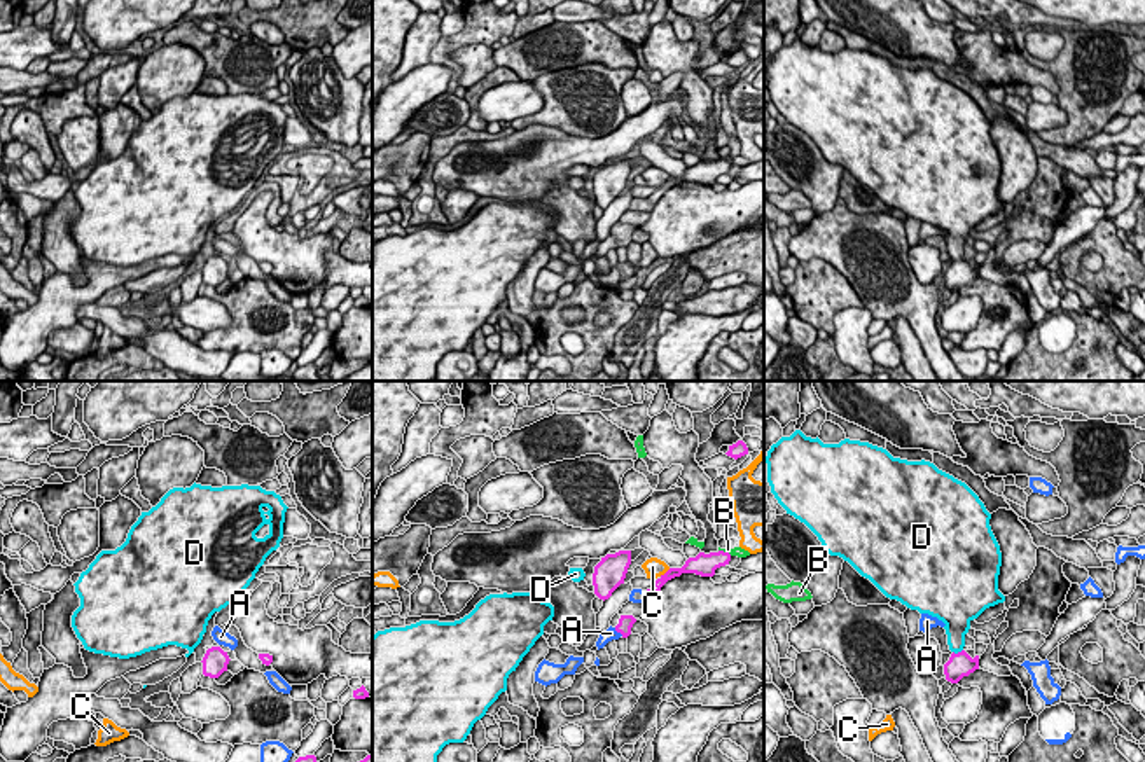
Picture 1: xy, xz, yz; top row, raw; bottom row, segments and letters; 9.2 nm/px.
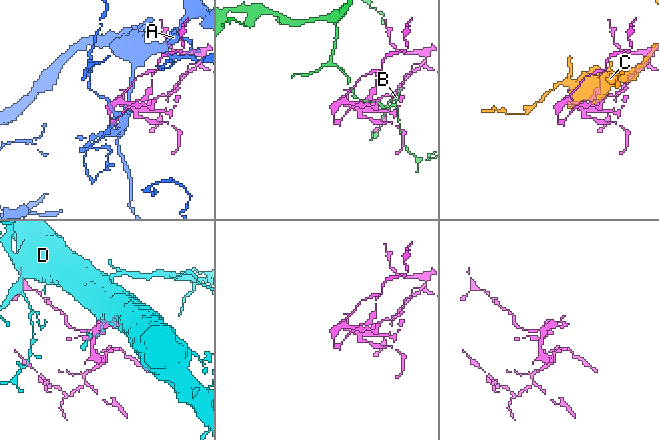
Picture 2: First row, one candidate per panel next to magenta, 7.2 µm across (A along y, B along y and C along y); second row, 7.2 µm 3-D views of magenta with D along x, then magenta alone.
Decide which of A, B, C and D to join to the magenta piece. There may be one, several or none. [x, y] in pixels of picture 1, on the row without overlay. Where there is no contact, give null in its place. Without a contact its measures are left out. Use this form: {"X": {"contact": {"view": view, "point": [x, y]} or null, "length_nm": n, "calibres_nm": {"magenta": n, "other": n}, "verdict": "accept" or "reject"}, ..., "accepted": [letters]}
{"A": {"contact": {"view": "xz", "point": [619, 240]}, "length_nm": 120, "calibres_nm": {"magenta": 130, "other": 120}, "verdict": "reject"}, "B": {"contact": {"view": "xz", "point": [726, 161]}, "length_nm": 140, "calibres_nm": {"magenta": 220, "other": 90}, "verdict": "reject"}, "C": {"contact": {"view": "xz", "point": [666, 180]}, "length_nm": 130, "calibres_nm": {"magenta": 160, "other": 170}, "verdict": "reject"}, "D": {"contact": {"view": "yz", "point": [958, 261]}, "length_nm": 100, "calibres_nm": {"magenta": 240, "other": 220}, "verdict": "accept"}, "accepted": ["D"]}

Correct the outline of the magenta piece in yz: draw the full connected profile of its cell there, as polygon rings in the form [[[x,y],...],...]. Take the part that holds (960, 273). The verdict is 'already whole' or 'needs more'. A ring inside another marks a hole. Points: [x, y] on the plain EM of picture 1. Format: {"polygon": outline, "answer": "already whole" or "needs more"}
{"polygon": [[[801,38],[773,52],[766,72],[767,91],[778,112],[787,122],[804,131],[830,164],[848,170],[886,206],[946,232],[947,253],[953,260],[944,273],[947,290],[958,292],[963,285],[979,278],[979,264],[972,267],[963,259],[965,243],[974,227],[986,217],[1003,211],[1005,204],[998,199],[1002,161],[989,135],[991,122],[965,91],[925,68],[893,66],[883,56],[850,47],[839,52],[823,52],[818,45],[806,45]]], "answer": "needs more"}

